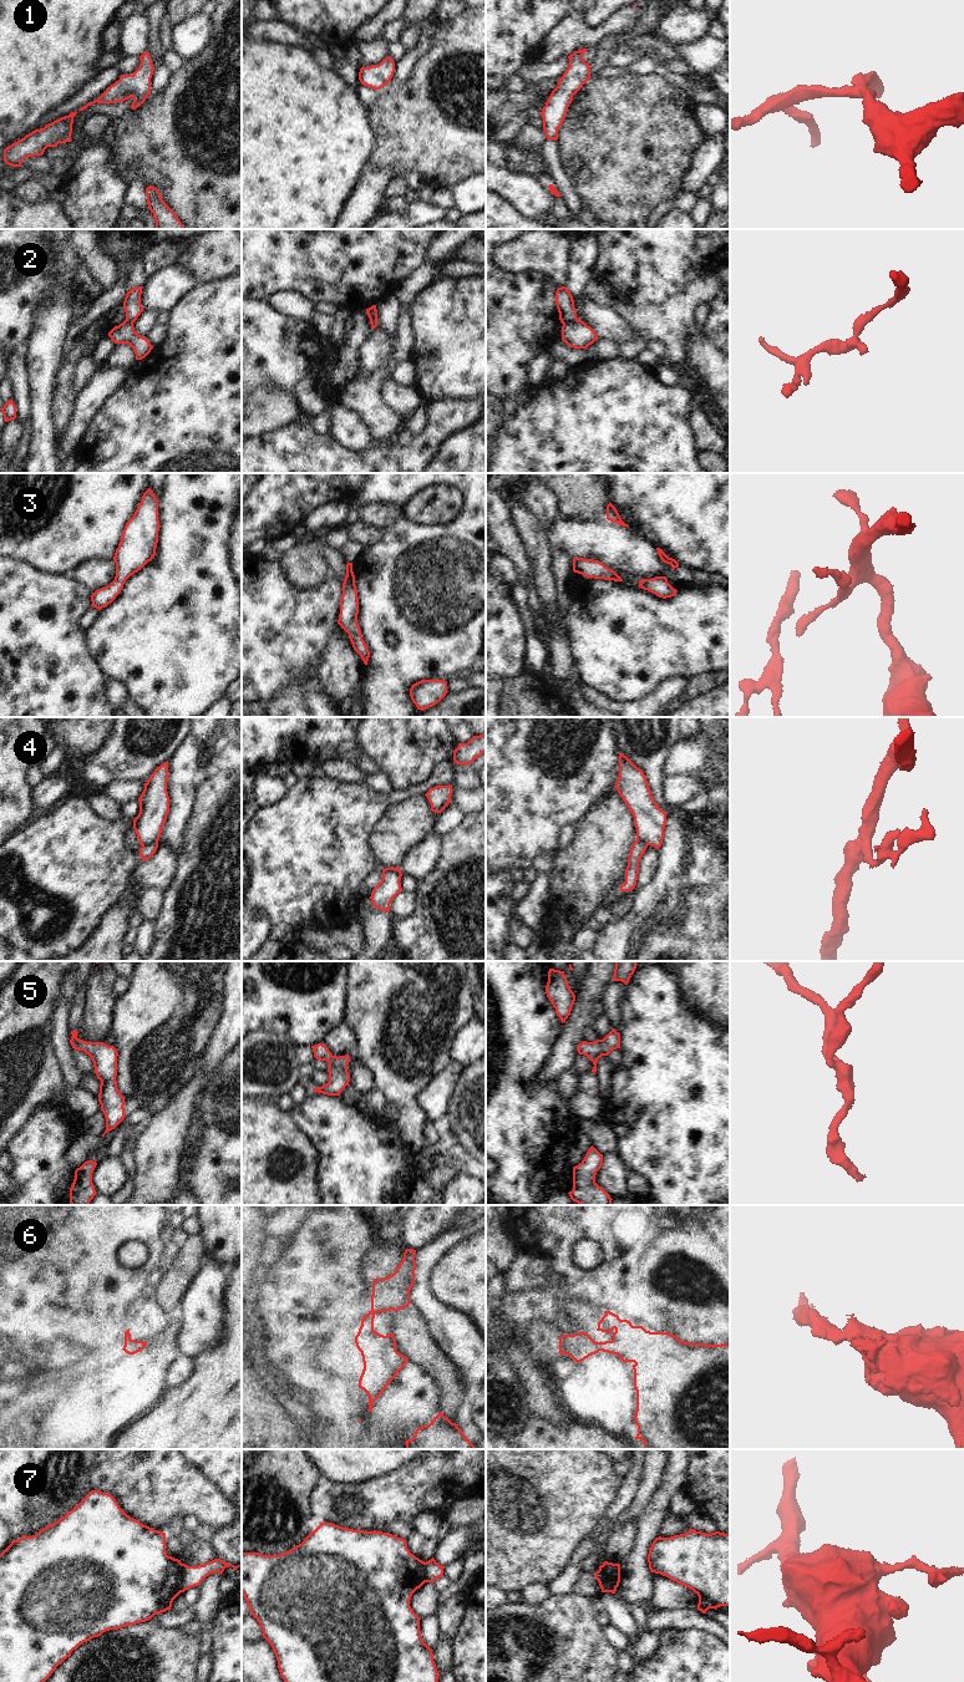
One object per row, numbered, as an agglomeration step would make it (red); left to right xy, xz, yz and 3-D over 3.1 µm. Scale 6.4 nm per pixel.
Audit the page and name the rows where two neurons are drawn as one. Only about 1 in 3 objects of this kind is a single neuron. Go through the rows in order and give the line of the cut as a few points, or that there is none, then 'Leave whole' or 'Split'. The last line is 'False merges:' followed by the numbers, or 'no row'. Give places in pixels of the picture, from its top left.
1: No split. Leave whole
2: Split along yz (577, 319), (563, 325). Split
3: No split. Leave whole
4: Split along xy (157, 840), (142, 845). Split
5: No split. Leave whole
6: Split along yz (595, 1342), (599, 1350). Split
7: Split along xy (182, 1564), (179, 1591). Split
False merges: 2, 4, 6, 7

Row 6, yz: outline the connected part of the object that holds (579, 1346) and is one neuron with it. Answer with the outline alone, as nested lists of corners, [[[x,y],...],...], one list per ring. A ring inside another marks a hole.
[[[587,1332],[563,1335],[559,1337],[559,1353],[568,1355],[577,1363],[598,1352],[598,1343]]]

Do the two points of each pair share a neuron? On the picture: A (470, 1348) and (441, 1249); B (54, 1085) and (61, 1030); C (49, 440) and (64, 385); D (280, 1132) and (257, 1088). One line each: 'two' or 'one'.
A: one
B: two
C: two
D: two

